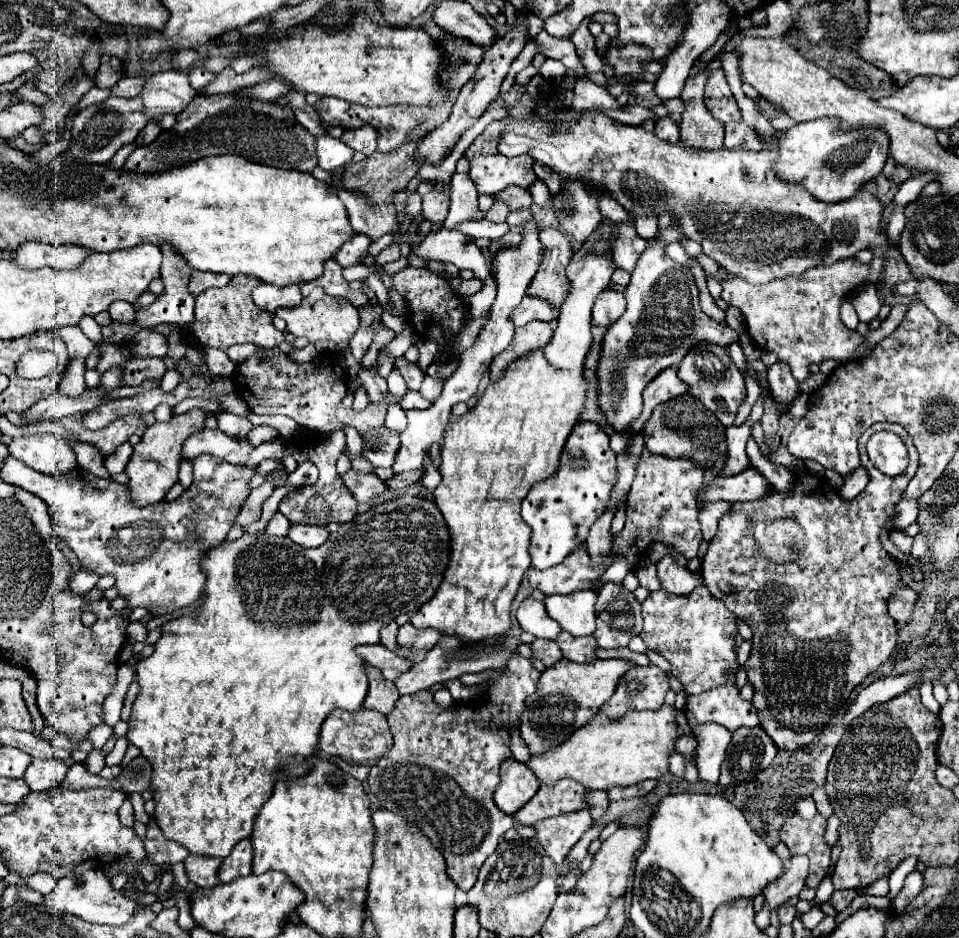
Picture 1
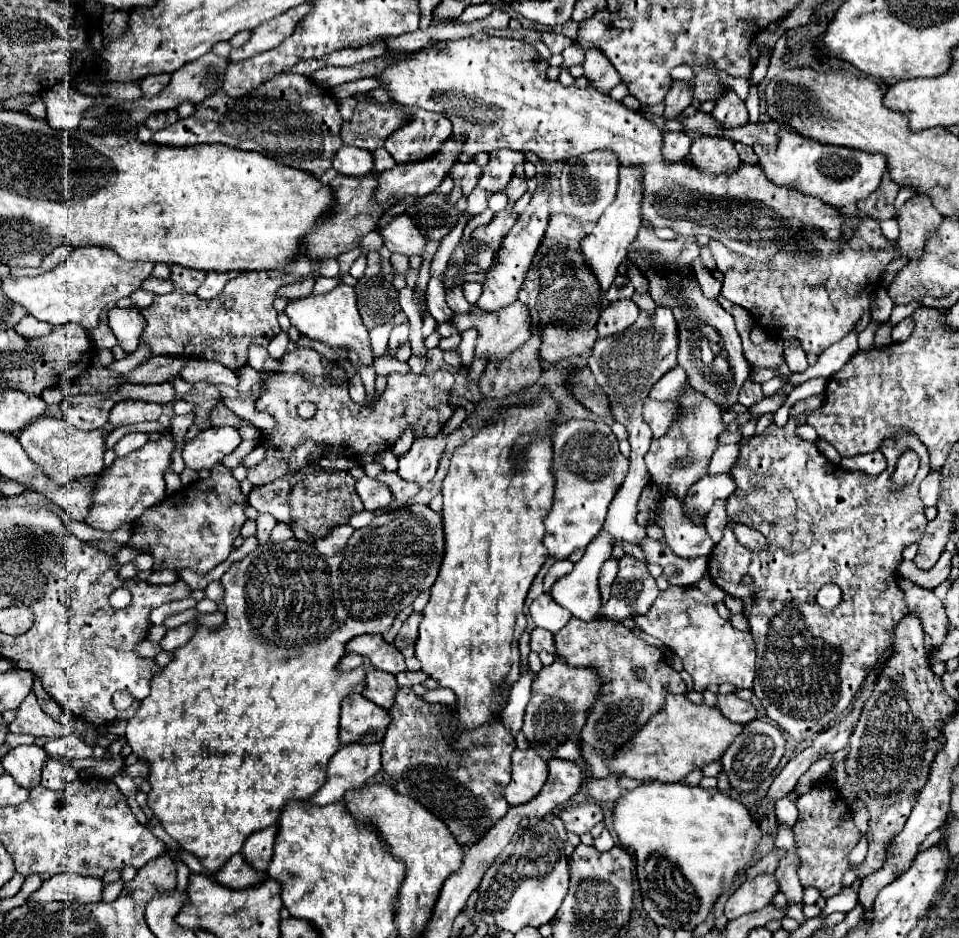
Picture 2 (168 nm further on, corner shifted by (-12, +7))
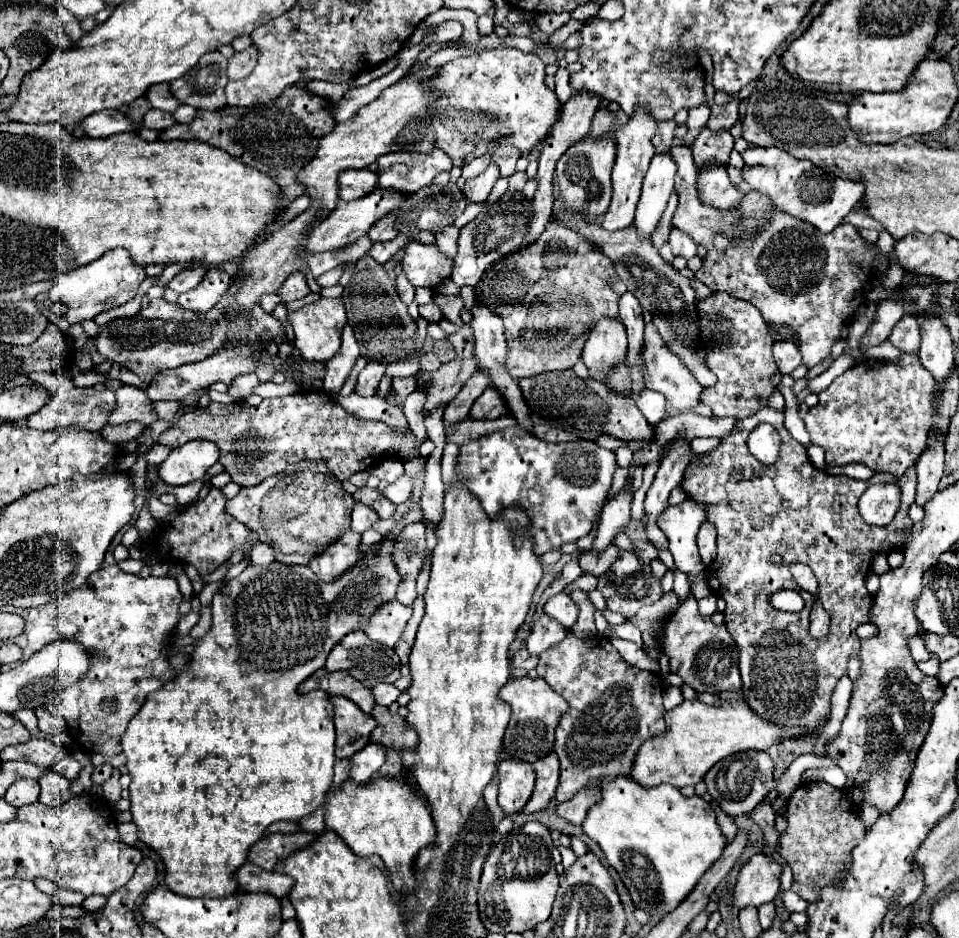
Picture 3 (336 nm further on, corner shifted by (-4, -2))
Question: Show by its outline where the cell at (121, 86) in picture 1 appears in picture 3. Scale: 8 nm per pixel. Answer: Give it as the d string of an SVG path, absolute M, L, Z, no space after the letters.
M156 84L150 86L150 90L146 92L146 100L152 104L152 108L164 110L164 112L174 112L178 108L176 98L172 98L168 84Z

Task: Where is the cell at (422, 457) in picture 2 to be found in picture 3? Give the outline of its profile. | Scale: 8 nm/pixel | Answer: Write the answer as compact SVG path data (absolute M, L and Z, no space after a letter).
M404 474L396 482L388 484L382 494L388 496L388 500L392 500L394 504L404 504L404 502L410 502L412 490L414 490L414 482L410 480L408 474Z

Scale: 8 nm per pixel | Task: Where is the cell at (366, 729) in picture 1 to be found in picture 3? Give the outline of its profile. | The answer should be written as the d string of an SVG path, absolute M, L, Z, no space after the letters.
M332 696L336 724L336 758L350 758L370 742L376 720L364 714L352 700Z

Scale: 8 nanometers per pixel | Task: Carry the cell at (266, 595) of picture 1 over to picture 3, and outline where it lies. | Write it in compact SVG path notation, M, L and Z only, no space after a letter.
M382 540L380 544L374 544L372 548L364 550L362 556L354 566L350 566L344 574L340 574L332 582L318 582L314 580L314 572L308 566L300 564L282 564L272 562L268 566L248 566L238 578L232 578L222 584L222 588L214 594L212 600L212 628L206 636L202 636L188 660L188 668L178 672L176 678L166 682L160 690L150 692L146 696L144 706L140 712L132 718L126 732L120 738L122 752L126 754L128 762L128 774L132 776L130 784L130 812L132 822L138 826L140 838L144 844L148 844L152 850L156 850L164 864L166 864L166 884L172 892L190 896L190 898L224 898L228 894L236 892L236 880L234 872L246 862L248 848L262 838L266 828L272 822L280 820L296 820L304 818L306 814L312 814L326 798L326 792L334 778L334 706L330 702L328 692L298 692L298 686L304 682L304 678L312 676L318 668L326 664L326 658L330 650L350 632L364 630L364 622L384 604L392 602L396 598L396 588L402 582L400 572L396 570L396 564L392 562L396 540Z

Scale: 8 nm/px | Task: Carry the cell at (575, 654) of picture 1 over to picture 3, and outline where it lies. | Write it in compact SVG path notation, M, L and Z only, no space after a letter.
M568 630L560 644L540 656L536 670L538 676L570 704L570 710L562 716L556 730L554 752L560 758L556 802L566 802L588 784L612 782L618 776L628 776L640 744L664 732L662 678L652 670L628 664L602 634L578 638Z

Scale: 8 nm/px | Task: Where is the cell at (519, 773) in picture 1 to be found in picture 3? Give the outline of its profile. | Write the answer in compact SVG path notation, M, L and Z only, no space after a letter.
M506 760L498 766L498 804L506 814L520 812L534 792L534 766L520 760Z

